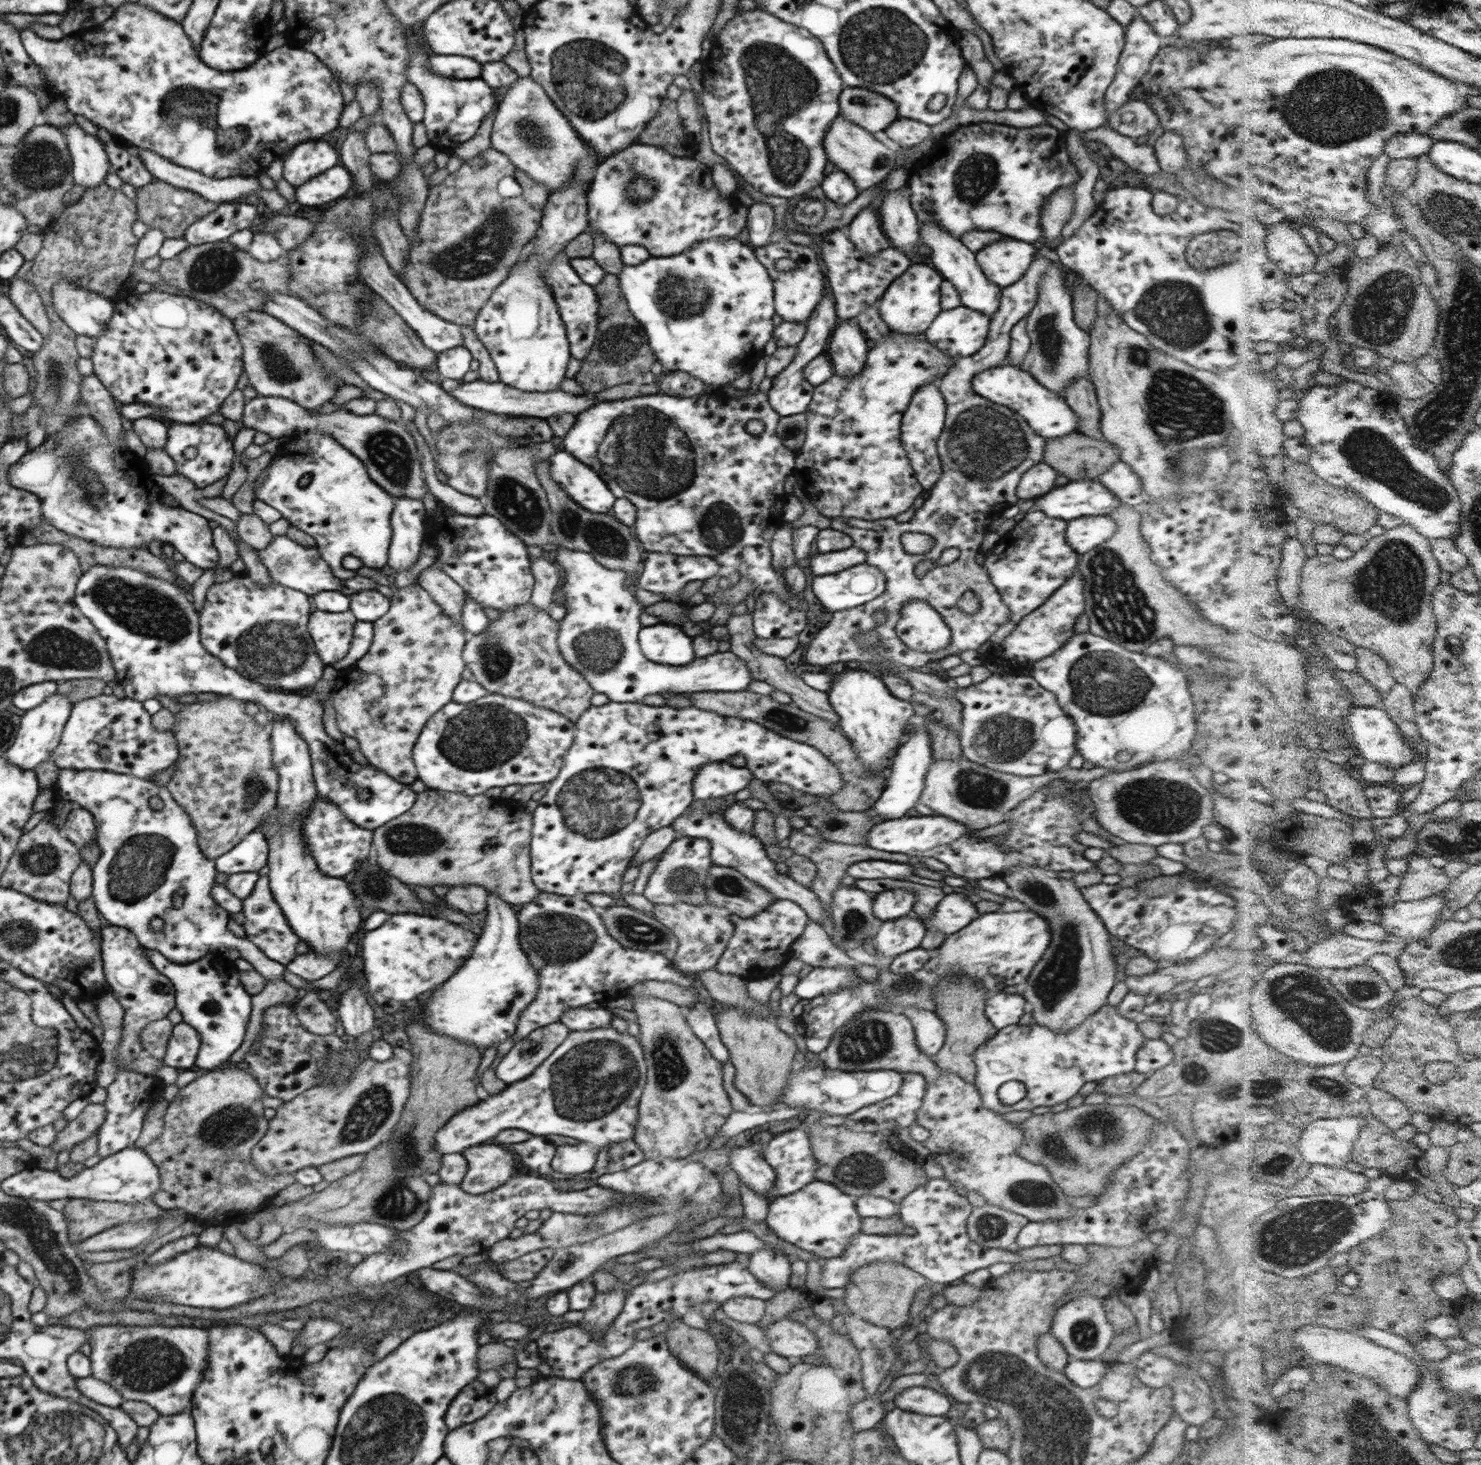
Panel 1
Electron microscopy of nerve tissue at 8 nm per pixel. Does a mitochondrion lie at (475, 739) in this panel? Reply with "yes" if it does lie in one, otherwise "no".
yes

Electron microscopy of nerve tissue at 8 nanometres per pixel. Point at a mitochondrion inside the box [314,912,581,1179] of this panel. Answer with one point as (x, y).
(372, 1109)

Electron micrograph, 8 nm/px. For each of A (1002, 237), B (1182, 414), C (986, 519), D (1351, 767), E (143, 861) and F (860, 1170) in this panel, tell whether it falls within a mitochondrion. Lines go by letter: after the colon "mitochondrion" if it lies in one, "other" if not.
A: other
B: mitochondrion
C: other
D: other
E: mitochondrion
F: mitochondrion

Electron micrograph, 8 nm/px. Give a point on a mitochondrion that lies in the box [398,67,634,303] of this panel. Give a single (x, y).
(477, 253)

